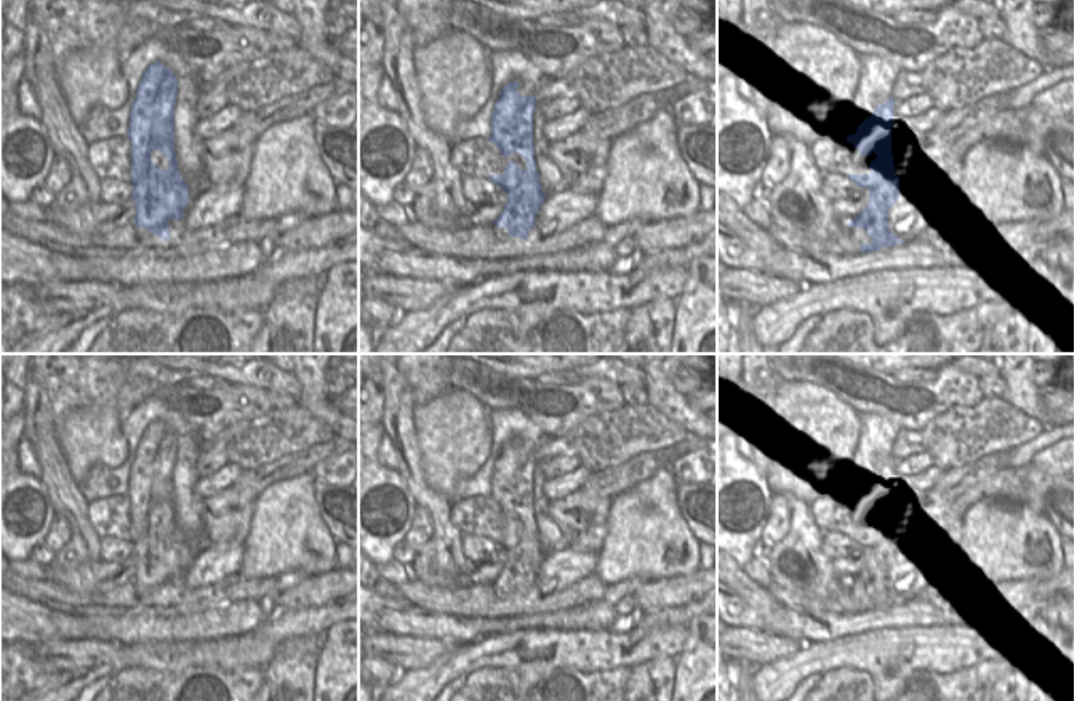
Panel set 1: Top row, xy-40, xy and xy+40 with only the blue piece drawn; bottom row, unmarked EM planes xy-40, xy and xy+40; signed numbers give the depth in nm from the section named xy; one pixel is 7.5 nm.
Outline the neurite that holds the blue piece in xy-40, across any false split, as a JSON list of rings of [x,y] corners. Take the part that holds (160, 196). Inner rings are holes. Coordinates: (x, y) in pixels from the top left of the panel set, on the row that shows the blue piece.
[[[160,61],[150,64],[138,85],[136,98],[130,110],[130,130],[126,138],[131,141],[131,198],[136,203],[133,222],[138,227],[157,234],[170,242],[170,219],[182,219],[182,211],[189,202],[189,187],[178,171],[174,154],[174,106],[178,94],[178,78]],[[160,150],[168,158],[168,170],[160,170],[150,154]]]

